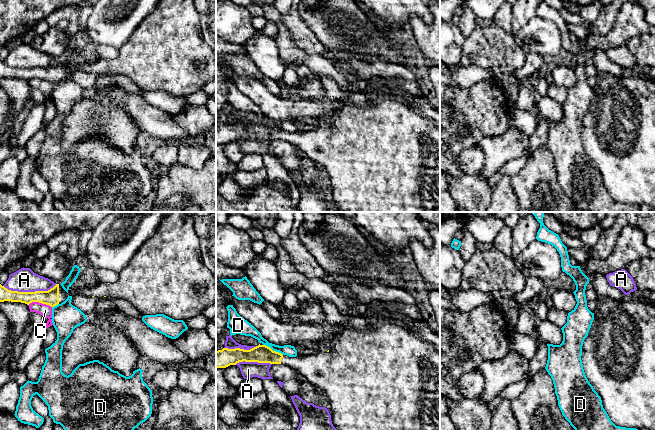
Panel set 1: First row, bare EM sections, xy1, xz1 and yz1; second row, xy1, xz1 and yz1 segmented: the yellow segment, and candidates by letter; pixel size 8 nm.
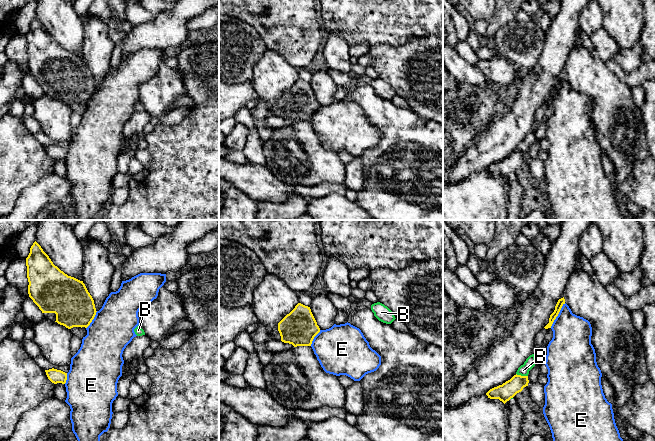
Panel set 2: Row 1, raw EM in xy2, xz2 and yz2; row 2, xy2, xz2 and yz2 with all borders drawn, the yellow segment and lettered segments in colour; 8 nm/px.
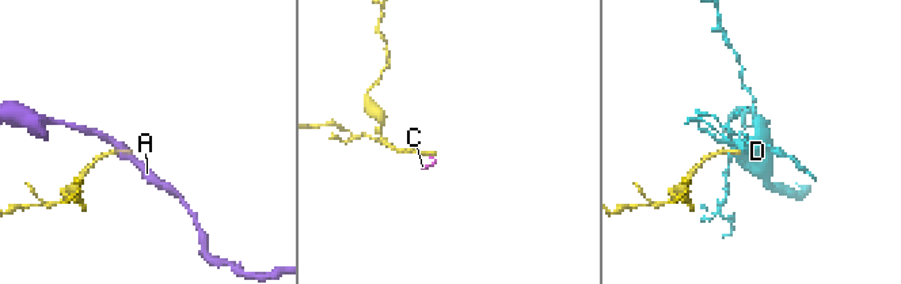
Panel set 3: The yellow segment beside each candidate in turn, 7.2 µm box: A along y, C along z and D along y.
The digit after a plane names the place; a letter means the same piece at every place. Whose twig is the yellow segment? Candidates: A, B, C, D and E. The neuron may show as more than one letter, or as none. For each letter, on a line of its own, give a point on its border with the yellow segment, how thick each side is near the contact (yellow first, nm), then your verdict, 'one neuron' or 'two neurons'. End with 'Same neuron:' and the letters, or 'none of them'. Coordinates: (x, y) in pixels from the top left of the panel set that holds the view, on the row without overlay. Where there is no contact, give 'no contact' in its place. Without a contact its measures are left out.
A: meets yellow in xy1 at (29, 68); 130 nm thick on the yellow side, 190 nm on the other; two neurons
B: meets yellow in yz2 at (522, 152); 140 nm thick on the yellow side, 90 nm on the other; two neurons
C: meets yellow in xy1 at (40, 78); 130 nm thick on the yellow side, 100 nm on the other; two neurons
D: meets yellow in xz1 at (272, 126); 140 nm thick on the yellow side, 100 nm on the other; two neurons
E: meets yellow in yz2 at (557, 91); 50 nm thick on the yellow side, 320 nm on the other; two neurons
Same neuron: none of them

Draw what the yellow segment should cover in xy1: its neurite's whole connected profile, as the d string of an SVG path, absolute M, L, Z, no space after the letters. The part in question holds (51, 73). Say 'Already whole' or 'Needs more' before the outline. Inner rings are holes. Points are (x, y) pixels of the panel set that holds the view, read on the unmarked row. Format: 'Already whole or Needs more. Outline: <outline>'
Needs more. Outline: M159 0L155 11L146 17L136 28L129 40L119 49L119 55L114 59L96 58L90 65L74 66L69 63L66 68L60 60L56 60L48 67L18 68L11 67L0 60L0 78L21 78L29 81L32 78L54 83L64 78L68 72L84 70L92 73L111 73L123 75L132 80L142 92L164 90L174 96L187 96L201 92L203 87L216 79L216 54L202 37L200 15L194 0Z

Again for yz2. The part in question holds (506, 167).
Already whole. Outline: M514 151L502 161L490 165L486 171L490 175L499 175L504 180L528 162L528 152Z

